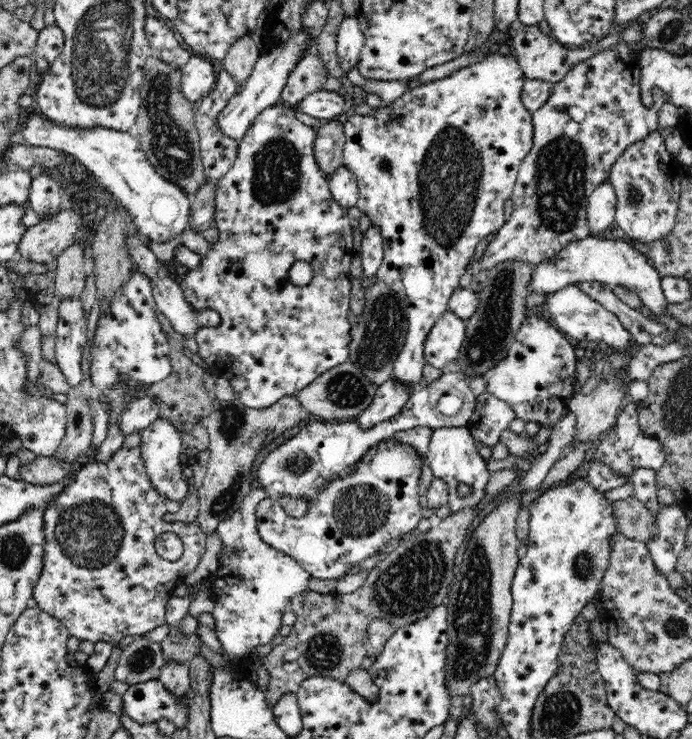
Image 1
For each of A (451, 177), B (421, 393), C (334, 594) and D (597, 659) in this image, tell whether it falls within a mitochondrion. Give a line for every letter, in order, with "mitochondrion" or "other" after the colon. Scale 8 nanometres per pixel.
A: mitochondrion
B: other
C: other
D: other

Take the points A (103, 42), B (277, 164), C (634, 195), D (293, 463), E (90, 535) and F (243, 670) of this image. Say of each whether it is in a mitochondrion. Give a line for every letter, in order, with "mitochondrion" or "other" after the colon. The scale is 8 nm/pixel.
A: mitochondrion
B: mitochondrion
C: mitochondrion
D: mitochondrion
E: mitochondrion
F: other

